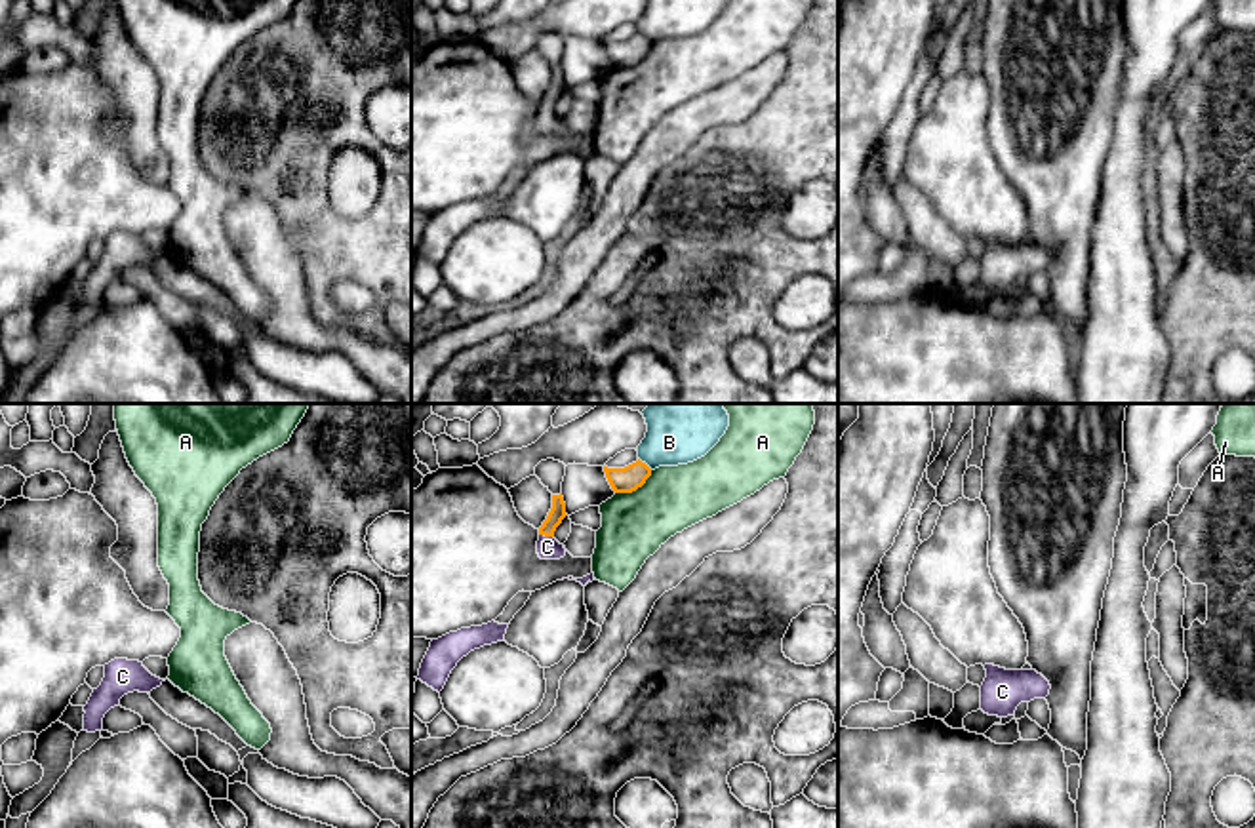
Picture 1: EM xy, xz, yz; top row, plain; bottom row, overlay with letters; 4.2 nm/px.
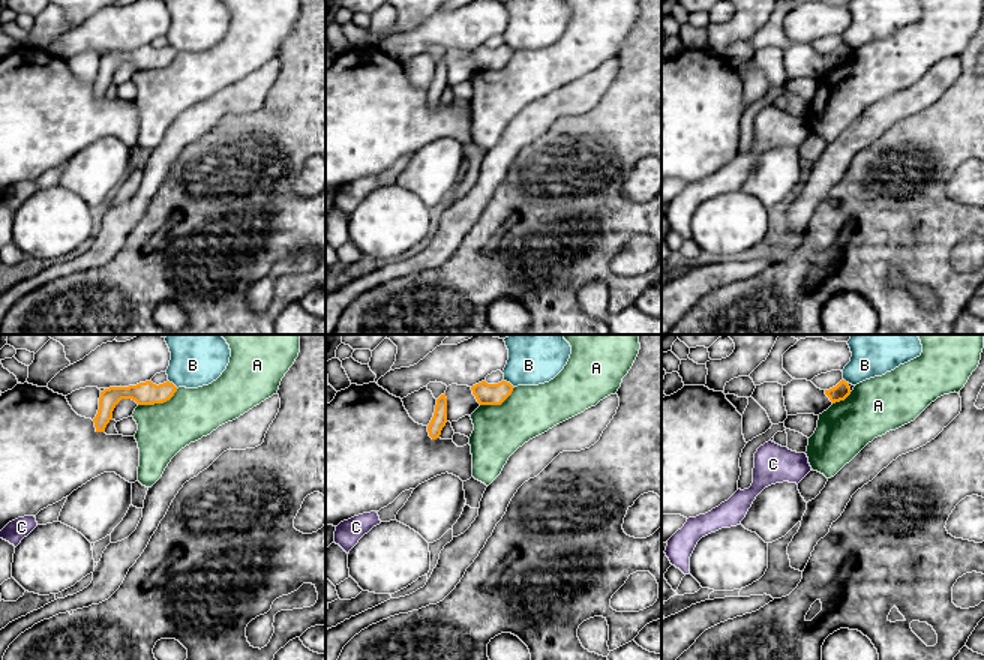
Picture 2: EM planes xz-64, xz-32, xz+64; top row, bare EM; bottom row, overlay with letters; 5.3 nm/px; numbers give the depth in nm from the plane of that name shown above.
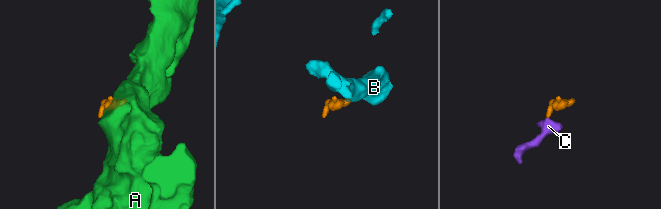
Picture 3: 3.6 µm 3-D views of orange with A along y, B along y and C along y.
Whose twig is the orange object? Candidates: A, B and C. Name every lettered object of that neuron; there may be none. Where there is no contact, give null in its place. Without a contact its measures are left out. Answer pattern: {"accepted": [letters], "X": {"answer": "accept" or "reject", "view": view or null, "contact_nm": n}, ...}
{"accepted": ["C"], "A": {"answer": "reject", "view": "xz", "contact_nm": 190}, "B": {"answer": "reject", "view": "xz", "contact_nm": 80}, "C": {"answer": "accept", "view": "xz", "contact_nm": 70}}

